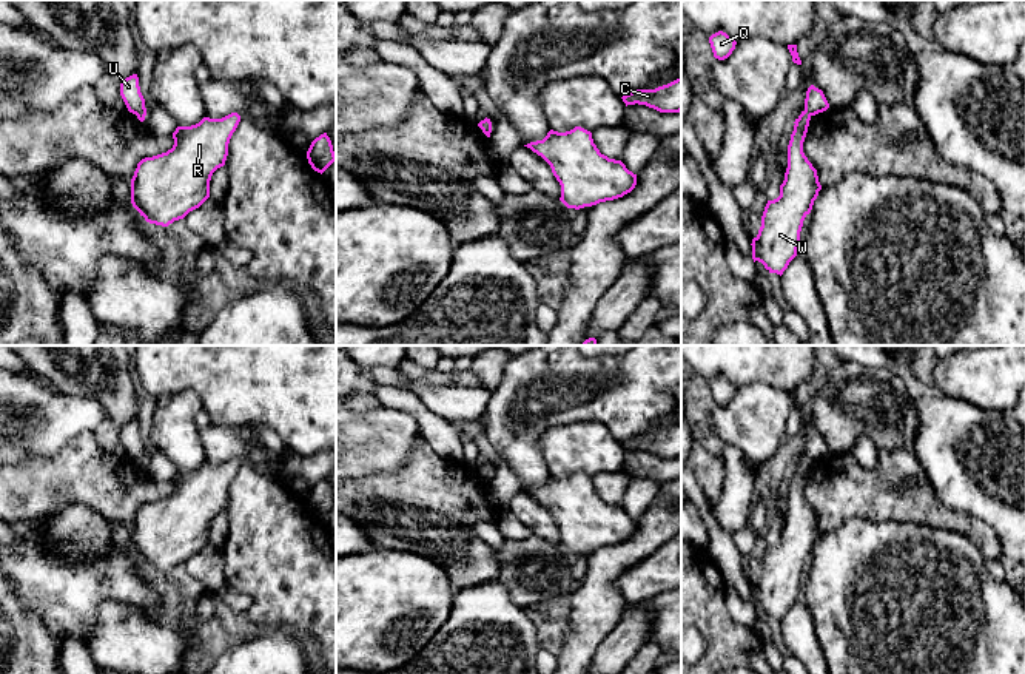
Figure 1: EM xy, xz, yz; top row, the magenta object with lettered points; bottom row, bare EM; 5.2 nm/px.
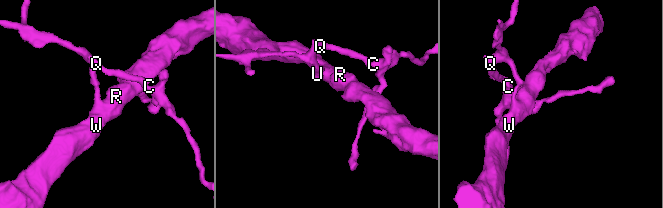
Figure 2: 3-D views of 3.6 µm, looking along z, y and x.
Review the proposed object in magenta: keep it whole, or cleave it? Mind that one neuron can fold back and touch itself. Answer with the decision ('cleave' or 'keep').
cleave

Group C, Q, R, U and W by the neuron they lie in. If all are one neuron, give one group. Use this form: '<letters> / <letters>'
C Q U / R W

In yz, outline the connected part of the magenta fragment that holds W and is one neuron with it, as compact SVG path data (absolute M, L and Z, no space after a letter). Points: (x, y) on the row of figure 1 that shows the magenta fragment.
M802 111L794 122L794 131L788 145L788 168L785 173L785 180L780 185L780 196L774 201L768 201L761 216L761 227L751 244L754 262L761 262L769 273L777 273L780 276L788 268L789 262L797 256L803 221L811 213L814 201L822 190L817 170L803 153L803 142L808 133L809 120L811 114Z

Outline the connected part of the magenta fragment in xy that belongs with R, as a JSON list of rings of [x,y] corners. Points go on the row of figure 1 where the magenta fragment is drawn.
[[[237,113],[222,119],[203,117],[191,126],[177,126],[174,145],[166,153],[145,157],[137,163],[131,179],[131,204],[146,222],[168,227],[199,208],[210,197],[213,173],[225,165],[228,143],[240,122]]]

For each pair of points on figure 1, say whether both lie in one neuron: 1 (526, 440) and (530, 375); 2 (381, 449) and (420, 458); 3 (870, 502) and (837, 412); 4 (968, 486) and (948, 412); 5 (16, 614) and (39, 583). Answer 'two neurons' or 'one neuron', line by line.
1: one neuron
2: two neurons
3: two neurons
4: one neuron
5: two neurons

